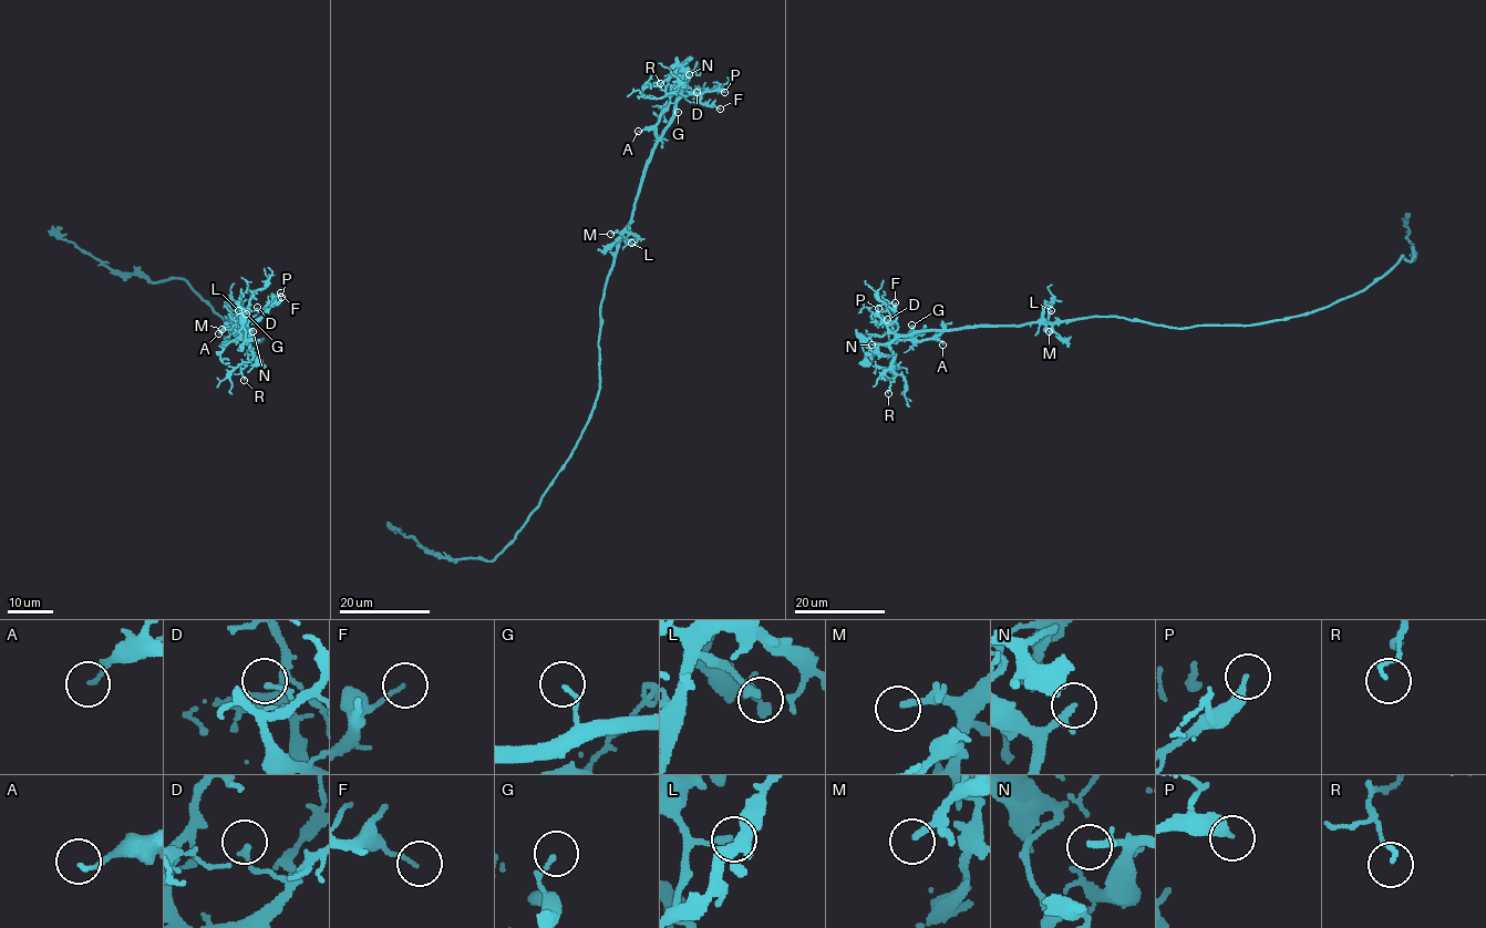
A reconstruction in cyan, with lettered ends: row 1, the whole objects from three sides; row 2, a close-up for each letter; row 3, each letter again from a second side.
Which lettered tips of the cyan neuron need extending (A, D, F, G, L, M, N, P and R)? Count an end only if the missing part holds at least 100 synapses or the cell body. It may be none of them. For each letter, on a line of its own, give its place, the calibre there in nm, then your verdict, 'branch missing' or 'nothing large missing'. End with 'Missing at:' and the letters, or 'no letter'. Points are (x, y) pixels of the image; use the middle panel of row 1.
A: at (638, 131); 150 nm thick; nothing large missing
D: at (697, 92); 110 nm thick; nothing large missing
F: at (720, 109); 100 nm thick; nothing large missing
G: at (678, 112); 140 nm thick; nothing large missing
L: at (631, 243); 200 nm thick; nothing large missing
M: at (610, 234); 200 nm thick; nothing large missing
N: at (689, 74); 240 nm thick; branch missing
P: at (724, 92); 260 nm thick; nothing large missing
R: at (660, 83); 120 nm thick; nothing large missing
Missing at: N

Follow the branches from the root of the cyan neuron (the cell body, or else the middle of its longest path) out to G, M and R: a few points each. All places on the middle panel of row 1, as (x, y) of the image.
G: (599, 380), (600, 302), (612, 254), (630, 219), (653, 146), (678, 112)
M: (599, 380), (600, 302), (619, 238), (617, 233), (610, 234)
R: (599, 380), (600, 302), (612, 254), (630, 219), (647, 160), (672, 115), (681, 91), (668, 93), (660, 83)

